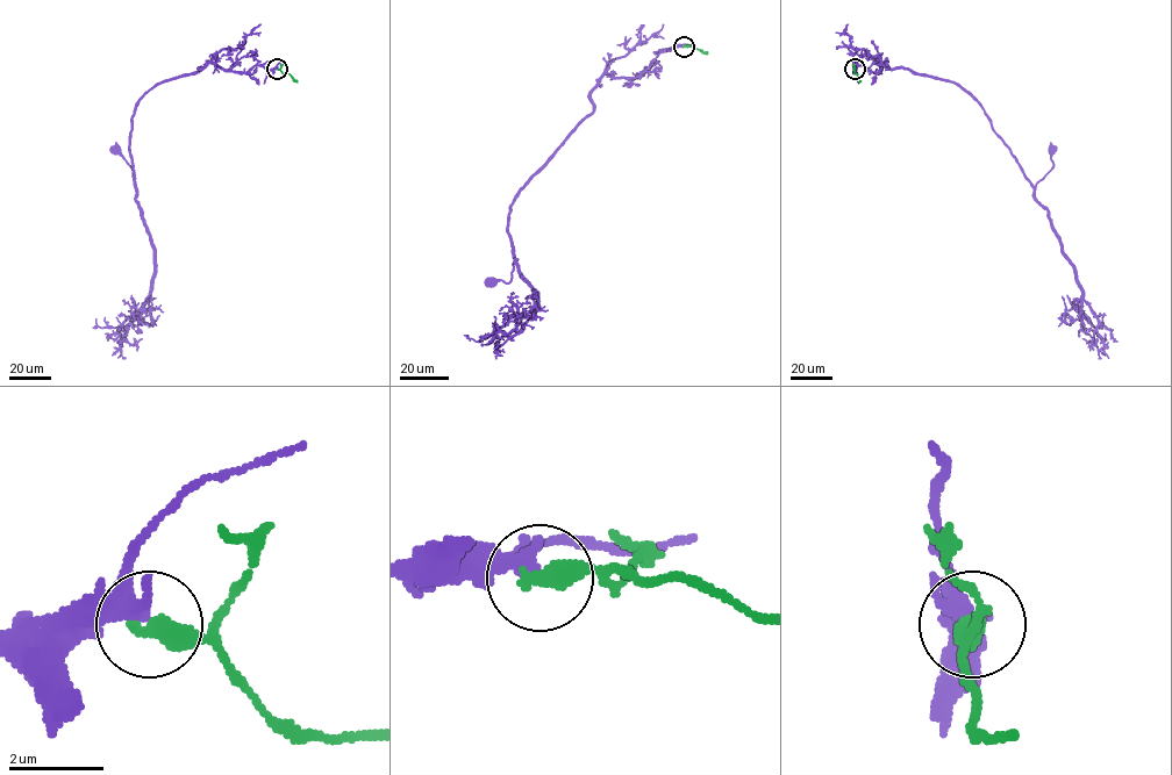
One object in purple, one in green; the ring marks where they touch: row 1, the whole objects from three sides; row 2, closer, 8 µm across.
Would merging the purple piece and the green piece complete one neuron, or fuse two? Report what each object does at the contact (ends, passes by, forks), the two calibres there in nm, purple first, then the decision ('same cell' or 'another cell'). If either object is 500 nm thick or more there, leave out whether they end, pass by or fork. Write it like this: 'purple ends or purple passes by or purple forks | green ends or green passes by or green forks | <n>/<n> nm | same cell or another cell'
purple forks | green ends | 220/480 nm | another cell

